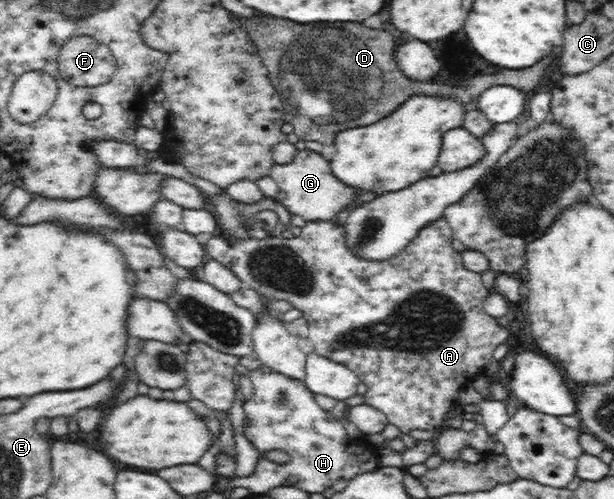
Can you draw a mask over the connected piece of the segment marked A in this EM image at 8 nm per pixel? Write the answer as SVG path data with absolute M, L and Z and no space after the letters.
M444 217L436 219L428 223L419 230L419 233L413 238L411 244L399 255L385 259L383 261L367 261L359 259L354 253L347 248L345 244L345 228L338 226L333 221L307 222L302 227L302 232L298 237L279 238L271 236L265 239L255 238L227 238L225 236L211 237L207 239L205 253L210 259L218 261L221 265L228 267L246 287L258 291L265 301L272 302L275 300L289 301L295 309L301 311L302 317L307 321L309 335L306 345L317 354L332 359L335 362L342 363L347 366L355 375L359 377L360 382L365 385L367 392L364 395L365 403L382 411L388 419L388 423L396 425L401 432L408 434L412 429L421 429L421 431L433 431L433 429L443 425L443 419L449 411L456 408L458 392L462 388L471 385L473 379L483 372L485 365L493 358L493 351L501 344L509 339L509 332L503 326L497 324L497 320L491 317L485 309L483 302L490 293L483 282L481 282L481 274L471 271L463 264L463 256L461 252L455 251L452 247L453 230L449 226L449 222Z

